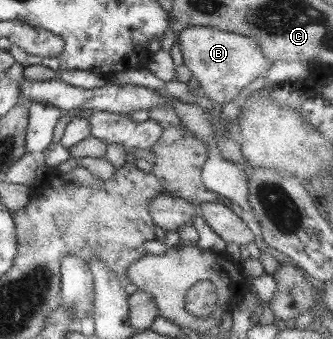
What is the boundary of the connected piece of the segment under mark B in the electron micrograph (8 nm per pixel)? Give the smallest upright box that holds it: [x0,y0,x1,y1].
[177,26,270,107]

